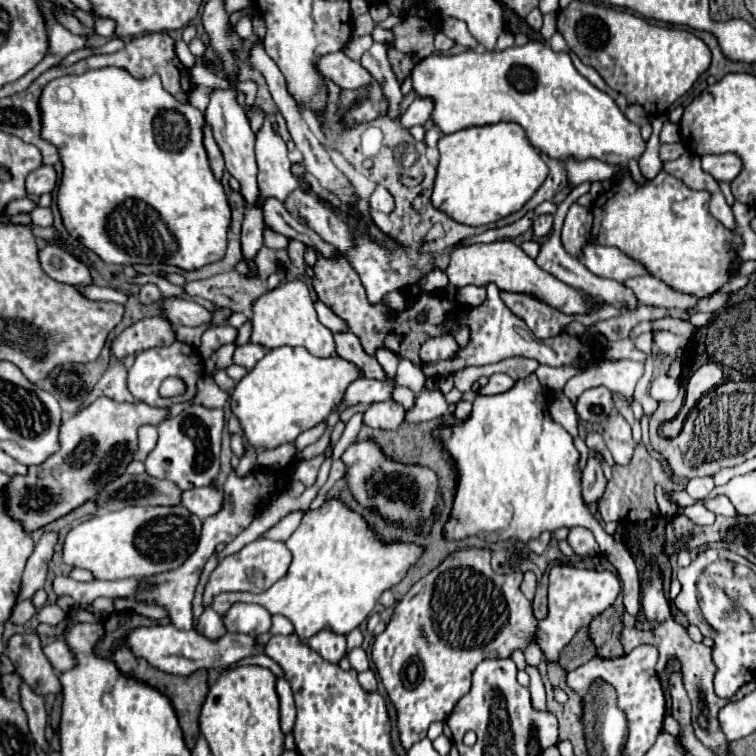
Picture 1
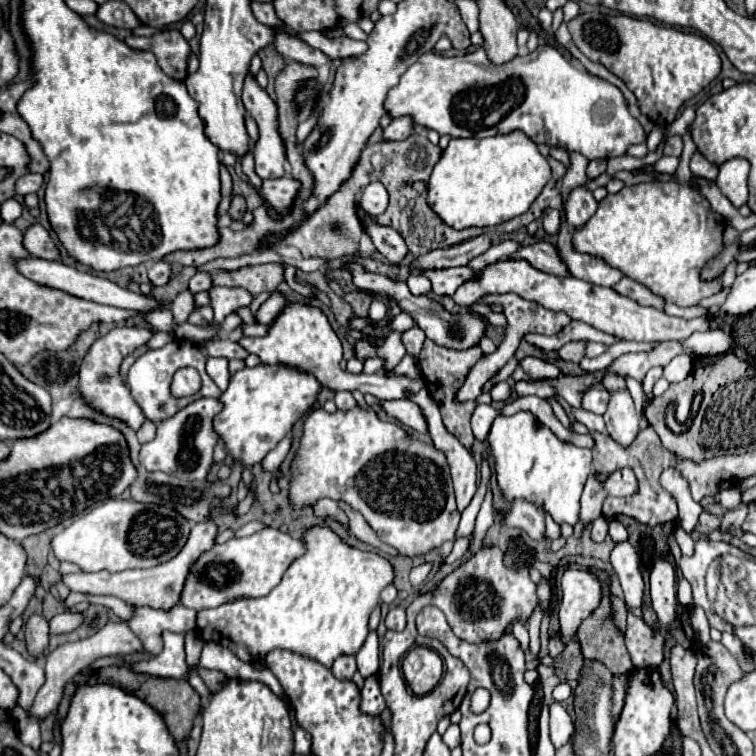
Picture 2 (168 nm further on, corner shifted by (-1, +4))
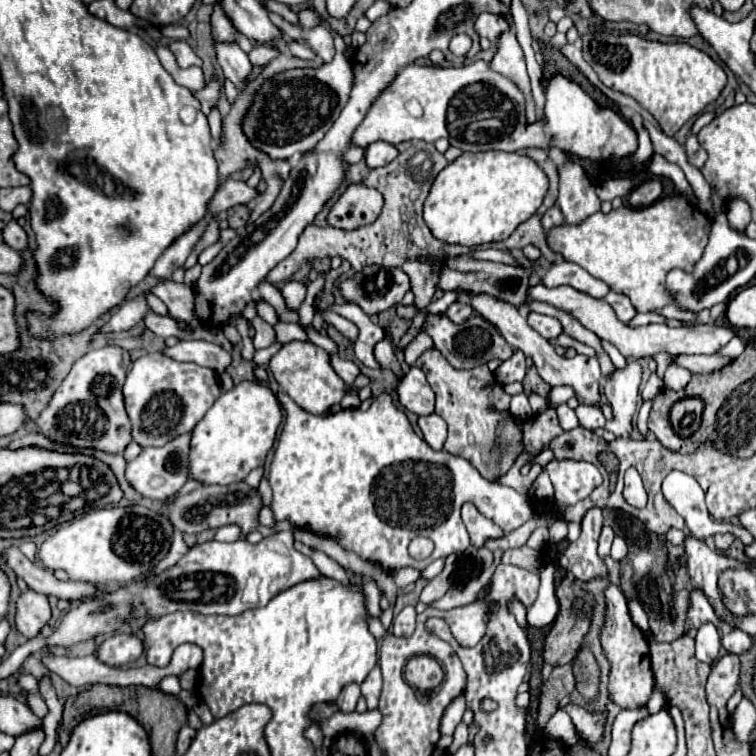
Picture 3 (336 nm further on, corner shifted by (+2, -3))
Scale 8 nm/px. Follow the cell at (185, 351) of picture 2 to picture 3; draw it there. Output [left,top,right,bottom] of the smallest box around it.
[124,353,220,447]

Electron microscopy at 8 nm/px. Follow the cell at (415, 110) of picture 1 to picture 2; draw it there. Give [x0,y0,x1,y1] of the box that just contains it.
[383,118,413,140]

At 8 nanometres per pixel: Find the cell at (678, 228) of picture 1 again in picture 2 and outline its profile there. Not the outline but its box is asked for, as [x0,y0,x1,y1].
[573,180,725,306]

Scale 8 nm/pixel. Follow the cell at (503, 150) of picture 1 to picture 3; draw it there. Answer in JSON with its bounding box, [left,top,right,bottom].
[424,151,548,247]

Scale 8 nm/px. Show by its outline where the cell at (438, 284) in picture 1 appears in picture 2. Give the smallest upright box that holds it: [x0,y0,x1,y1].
[407,274,431,296]

